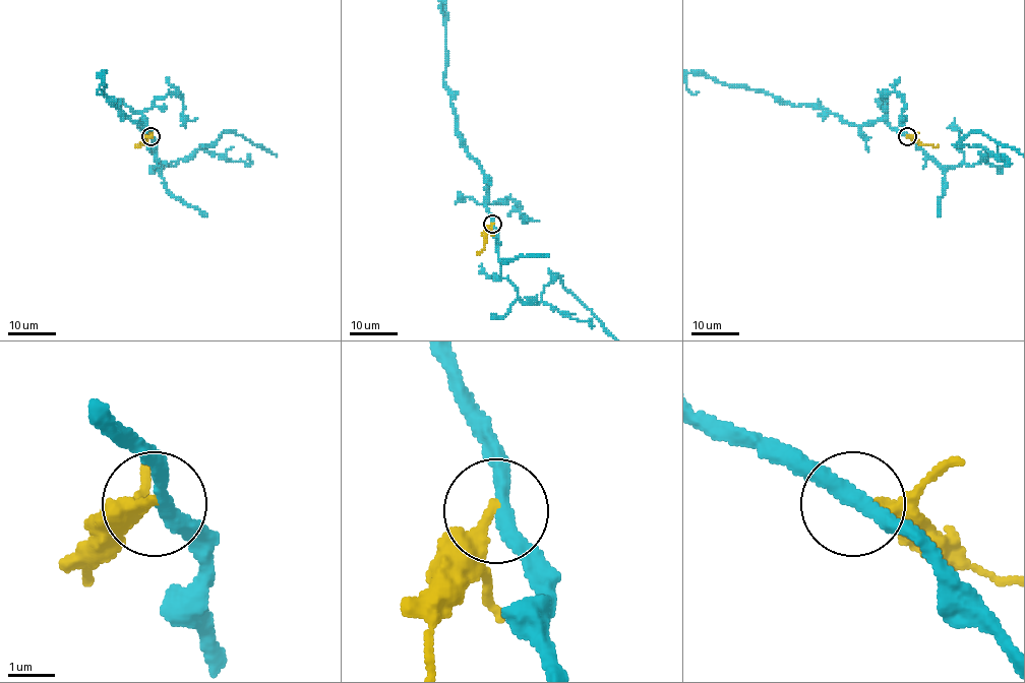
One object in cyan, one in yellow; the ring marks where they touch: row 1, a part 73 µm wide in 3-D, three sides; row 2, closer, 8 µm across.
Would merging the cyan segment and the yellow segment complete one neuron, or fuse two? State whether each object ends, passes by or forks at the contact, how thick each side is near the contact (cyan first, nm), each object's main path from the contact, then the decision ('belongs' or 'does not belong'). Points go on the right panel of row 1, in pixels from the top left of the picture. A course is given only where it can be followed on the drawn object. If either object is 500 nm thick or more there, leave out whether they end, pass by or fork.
cyan passes by; yellow ends; calibres 320 and 280 nm; course cyan (907, 136), (886, 121), (846, 124), (820, 107), (792, 106), (703, 73); course yellow (907, 136), (913, 136), (921, 144), (939, 145); does not belong

